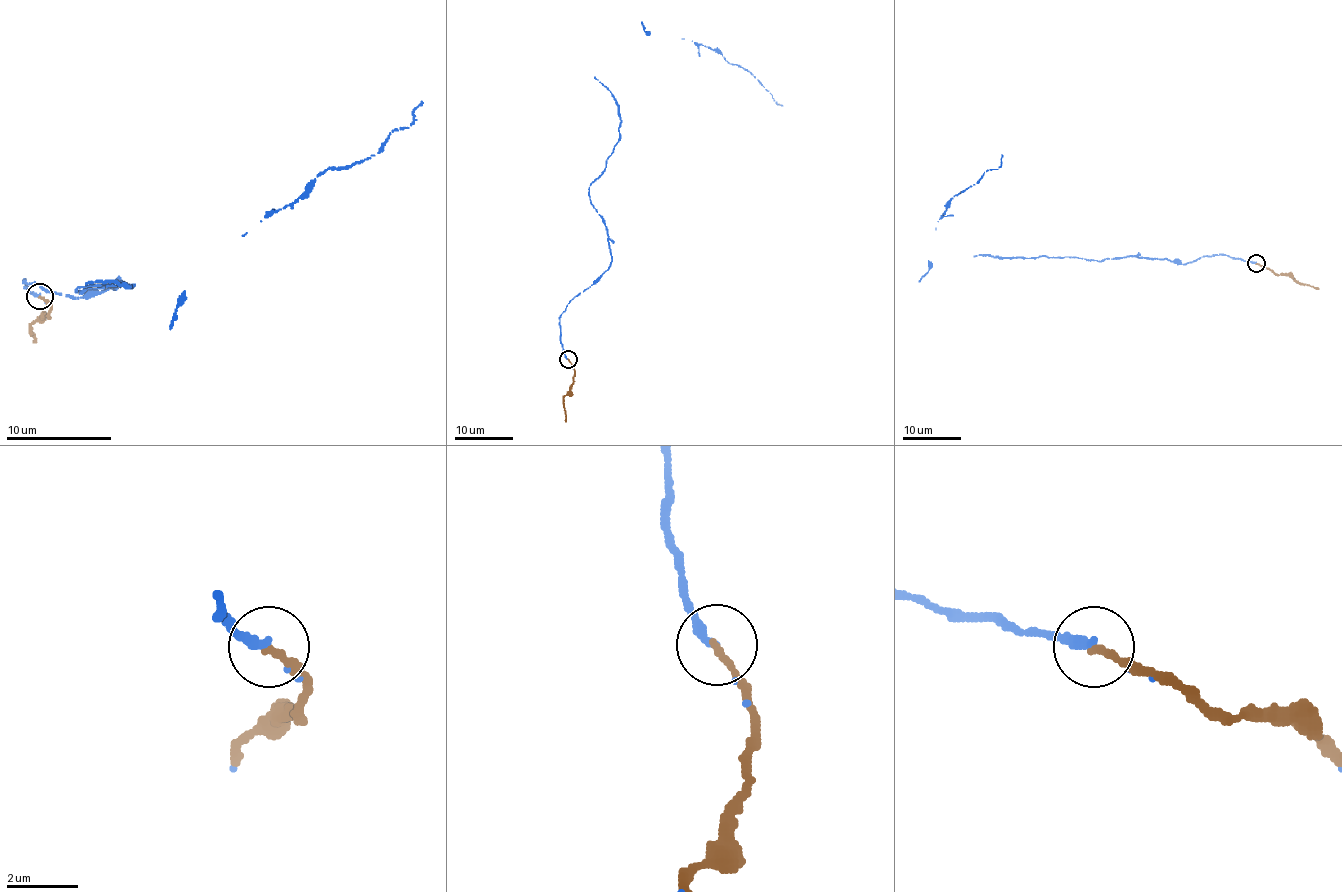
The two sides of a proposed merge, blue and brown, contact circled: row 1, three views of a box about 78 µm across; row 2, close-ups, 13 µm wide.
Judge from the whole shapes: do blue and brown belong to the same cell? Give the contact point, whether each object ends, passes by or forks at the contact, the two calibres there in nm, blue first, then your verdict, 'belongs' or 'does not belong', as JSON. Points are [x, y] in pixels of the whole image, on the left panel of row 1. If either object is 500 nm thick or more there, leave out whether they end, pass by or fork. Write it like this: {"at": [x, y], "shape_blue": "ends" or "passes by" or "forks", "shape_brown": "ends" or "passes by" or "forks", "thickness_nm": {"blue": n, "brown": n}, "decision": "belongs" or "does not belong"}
{"at": [40, 296], "shape_blue": "ends", "shape_brown": "ends", "thickness_nm": {"blue": 280, "brown": 220}, "decision": "belongs"}

